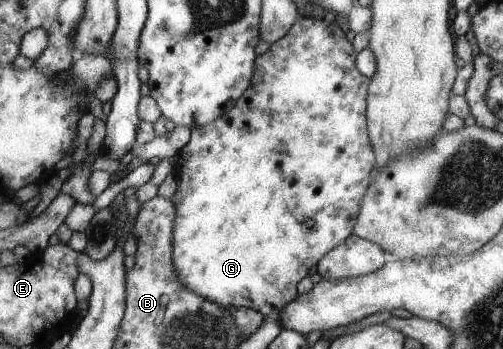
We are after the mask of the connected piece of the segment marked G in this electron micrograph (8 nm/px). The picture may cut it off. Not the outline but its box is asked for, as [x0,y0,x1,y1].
[170,16,375,316]

